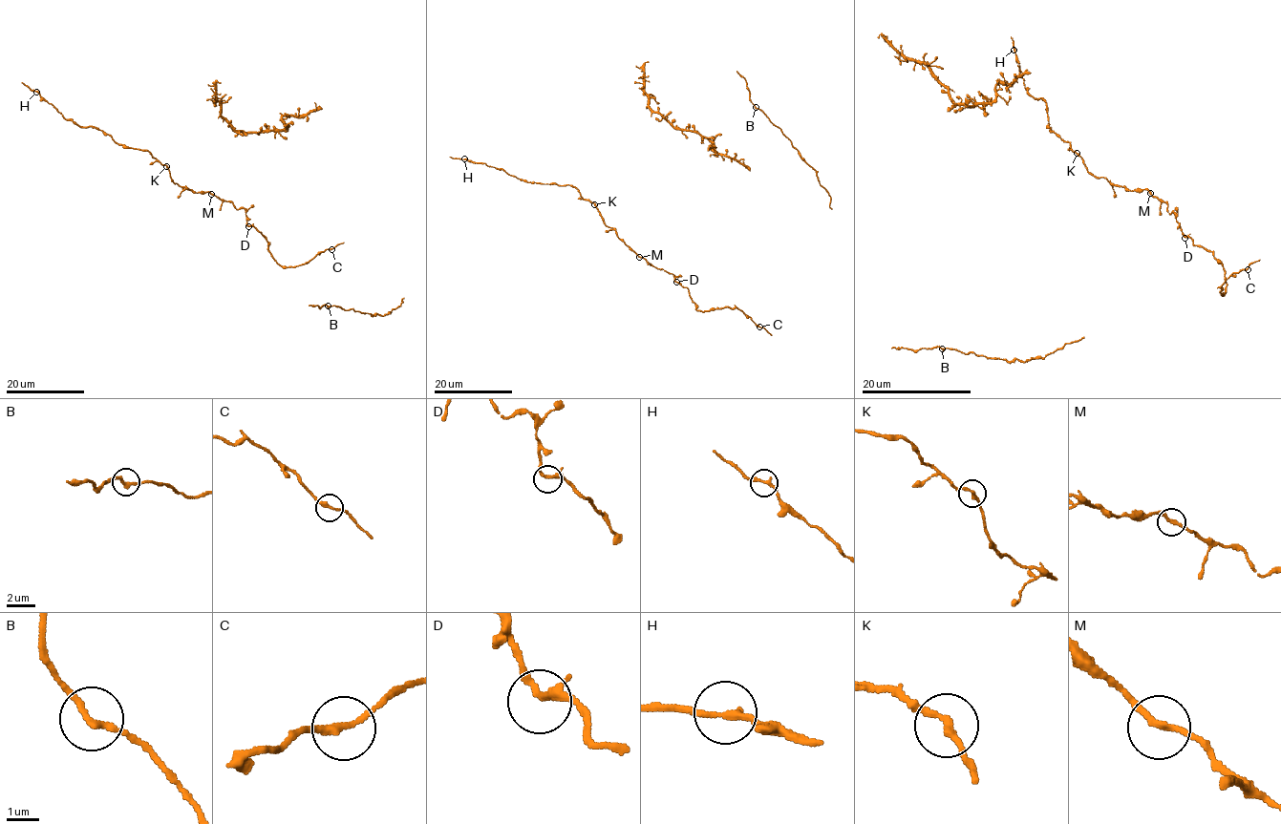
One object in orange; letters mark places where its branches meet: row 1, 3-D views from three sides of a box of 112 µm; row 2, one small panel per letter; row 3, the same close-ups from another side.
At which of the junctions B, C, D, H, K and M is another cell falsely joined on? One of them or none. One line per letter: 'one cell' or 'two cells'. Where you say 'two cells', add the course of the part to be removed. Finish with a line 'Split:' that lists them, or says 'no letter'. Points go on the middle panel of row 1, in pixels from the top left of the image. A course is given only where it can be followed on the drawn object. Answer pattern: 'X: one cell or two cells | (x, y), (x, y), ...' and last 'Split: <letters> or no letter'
B: one cell
C: one cell
D: one cell
H: one cell
K: one cell
M: one cell
Split: no letter

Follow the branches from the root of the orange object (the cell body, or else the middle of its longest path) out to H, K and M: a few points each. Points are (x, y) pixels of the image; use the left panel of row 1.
H: (248, 225), (243, 208), (181, 186), (148, 151), (118, 145), (99, 130), (79, 127), (36, 92)
K: (248, 225), (243, 208), (236, 209), (231, 202), (208, 192), (193, 192), (181, 186), (170, 179), (166, 166)
M: (248, 225), (243, 208), (236, 209), (231, 202), (211, 194)

